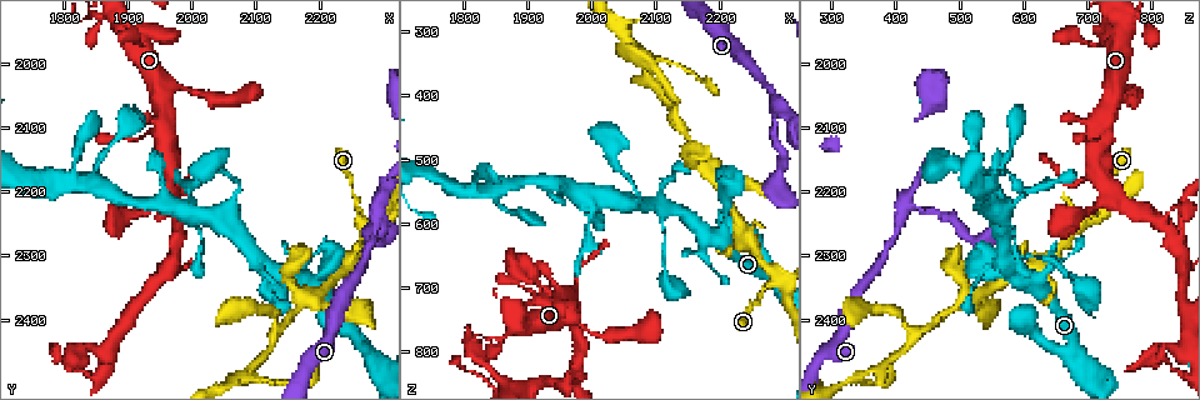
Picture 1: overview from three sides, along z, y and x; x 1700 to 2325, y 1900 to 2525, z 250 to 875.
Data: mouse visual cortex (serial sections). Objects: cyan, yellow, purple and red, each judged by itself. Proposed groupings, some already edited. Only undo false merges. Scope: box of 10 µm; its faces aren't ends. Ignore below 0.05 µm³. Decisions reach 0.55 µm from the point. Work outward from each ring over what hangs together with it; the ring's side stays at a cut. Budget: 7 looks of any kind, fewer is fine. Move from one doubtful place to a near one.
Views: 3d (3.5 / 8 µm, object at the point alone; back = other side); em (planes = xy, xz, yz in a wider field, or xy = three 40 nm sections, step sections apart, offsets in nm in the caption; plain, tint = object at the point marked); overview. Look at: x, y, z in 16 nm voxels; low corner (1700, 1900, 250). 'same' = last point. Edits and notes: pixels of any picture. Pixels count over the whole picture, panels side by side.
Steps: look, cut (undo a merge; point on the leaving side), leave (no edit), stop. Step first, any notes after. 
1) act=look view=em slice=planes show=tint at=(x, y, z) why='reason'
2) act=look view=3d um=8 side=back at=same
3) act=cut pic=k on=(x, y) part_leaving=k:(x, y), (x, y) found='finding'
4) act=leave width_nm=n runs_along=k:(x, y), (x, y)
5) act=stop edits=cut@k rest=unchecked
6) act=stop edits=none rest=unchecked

act=look view=3d um=3.5 at=(2265, 2235, 705) why='calibre changes'

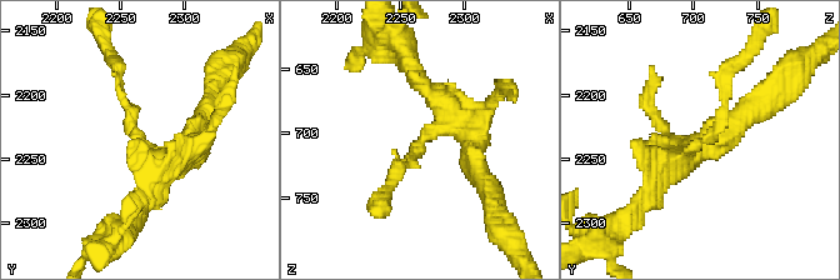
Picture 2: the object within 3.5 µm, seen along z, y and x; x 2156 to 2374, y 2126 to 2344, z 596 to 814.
act=look view=em slice=planes show=tint at=(2268, 2236, 706)

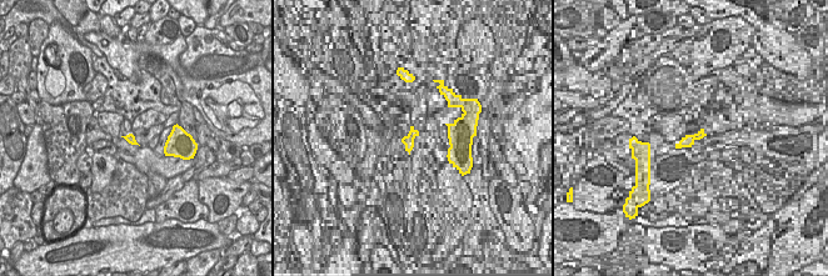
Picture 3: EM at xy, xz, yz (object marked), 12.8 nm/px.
act=leave runs_along=2:(726, 78), (720, 124), (656, 189) found='all the same cell'

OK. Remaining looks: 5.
act=look view=3d um=8 at=(1960, 2095, 720) why='a fork'

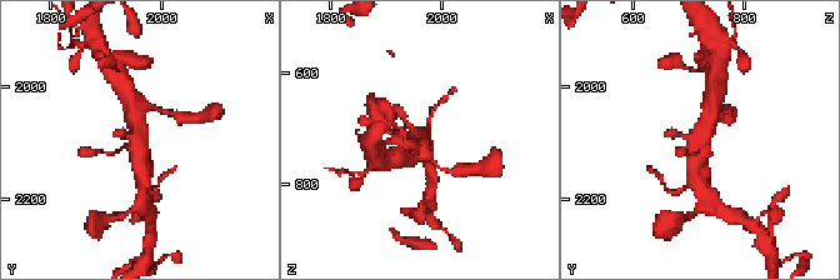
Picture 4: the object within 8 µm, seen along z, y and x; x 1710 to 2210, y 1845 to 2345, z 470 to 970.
act=look view=3d um=3.5 at=same why='closer look'

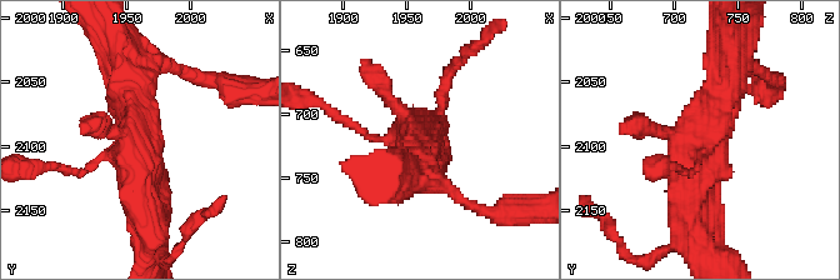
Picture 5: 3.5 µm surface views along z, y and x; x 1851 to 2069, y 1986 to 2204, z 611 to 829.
act=look view=em slice=xy step=2 show=tint at=(1960, 2092, 724) why='need the tissue'

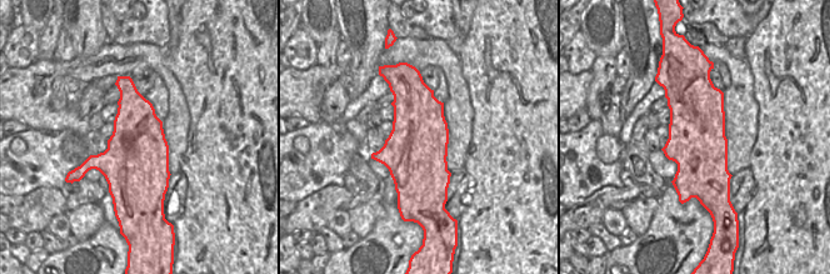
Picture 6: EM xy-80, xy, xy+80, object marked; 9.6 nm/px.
act=leave width_nm=600 runs_along=5:(730, 65), (685, 199), (689, 218) found='continuous, no second cell'

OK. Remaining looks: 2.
act=look view=3d um=3.5 at=(1980, 2275, 840) why='thin neck'

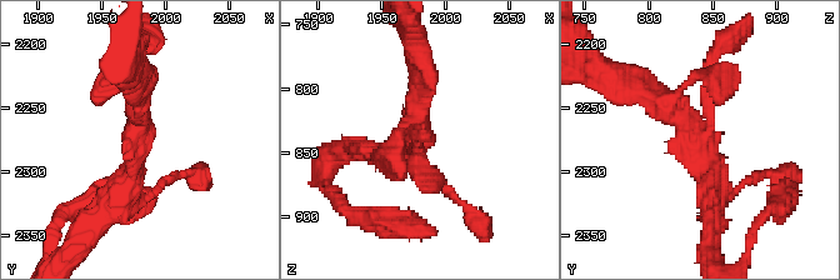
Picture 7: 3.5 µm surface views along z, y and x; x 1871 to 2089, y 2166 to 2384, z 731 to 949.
act=look view=em slice=xy step=2 show=tint at=(1976, 2278, 836) arms=3 arm_widths_nm=150,250,350 why='now the EM'

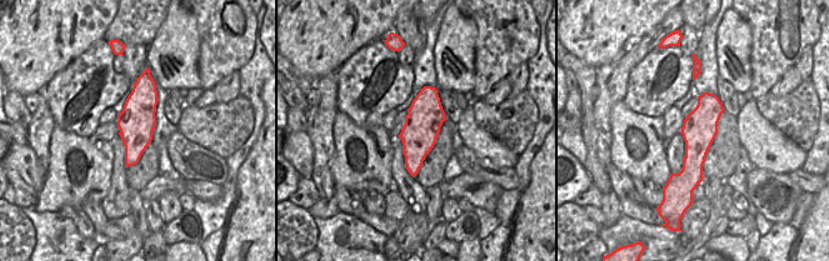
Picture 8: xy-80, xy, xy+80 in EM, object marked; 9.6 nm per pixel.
act=leave found='continuous, no second cell'

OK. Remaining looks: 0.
act=stop edits=none rest=unchecked

